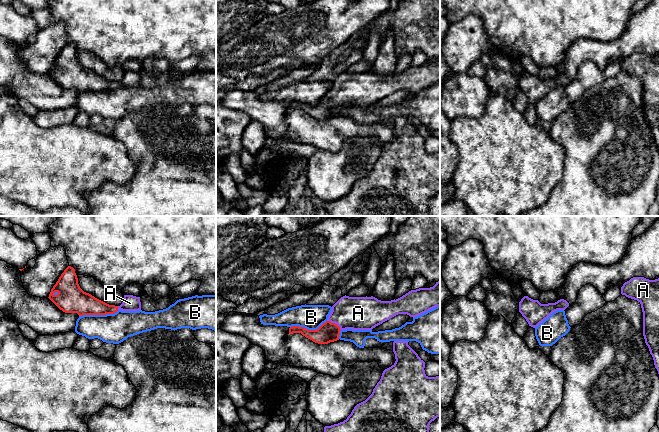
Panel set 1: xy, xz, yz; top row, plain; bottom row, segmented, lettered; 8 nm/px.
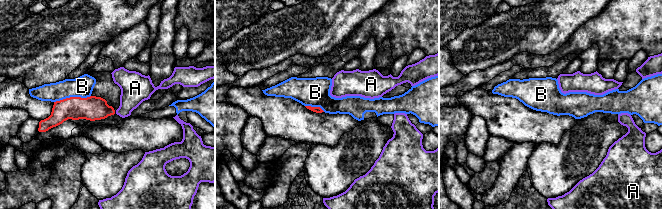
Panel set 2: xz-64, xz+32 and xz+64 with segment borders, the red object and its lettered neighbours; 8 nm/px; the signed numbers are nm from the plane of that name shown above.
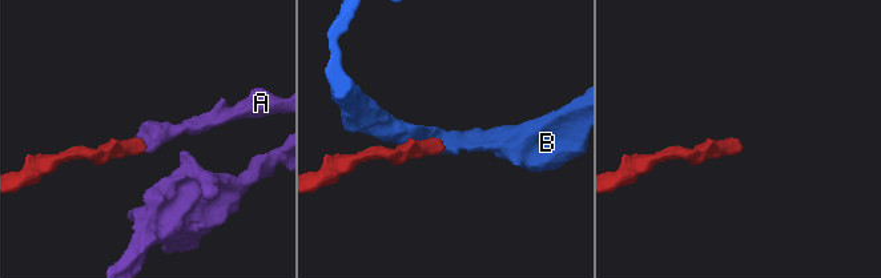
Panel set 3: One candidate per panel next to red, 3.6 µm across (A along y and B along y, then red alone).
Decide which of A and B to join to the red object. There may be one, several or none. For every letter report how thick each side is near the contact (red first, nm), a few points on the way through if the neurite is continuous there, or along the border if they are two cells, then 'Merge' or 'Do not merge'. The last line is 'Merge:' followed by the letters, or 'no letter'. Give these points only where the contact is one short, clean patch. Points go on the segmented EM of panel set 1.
A: Thickness 160 nm (red) against 280 nm. Path across: xz (328, 332), (334, 323), (346, 313), (358, 313). Merge
B: Thickness 220 nm (red) against 240 nm. Do not merge
Merge: A

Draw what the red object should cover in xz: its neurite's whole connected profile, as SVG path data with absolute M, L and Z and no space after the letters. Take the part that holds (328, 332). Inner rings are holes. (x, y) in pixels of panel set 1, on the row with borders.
M440 281L433 287L411 290L391 301L345 295L332 306L328 320L317 330L292 326L289 334L301 333L315 343L328 344L339 340L341 330L372 330L398 314L414 318L437 306L440 306Z

